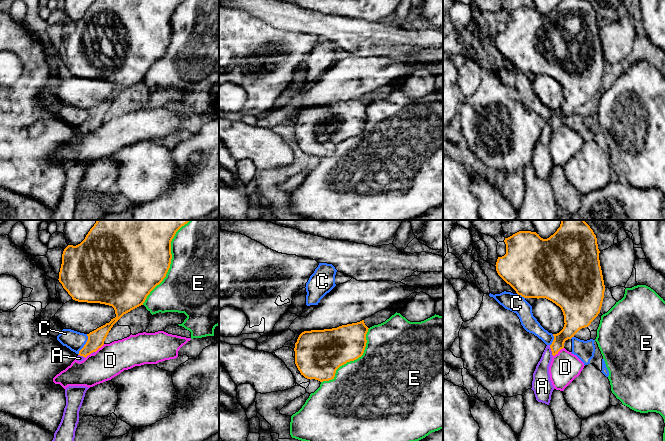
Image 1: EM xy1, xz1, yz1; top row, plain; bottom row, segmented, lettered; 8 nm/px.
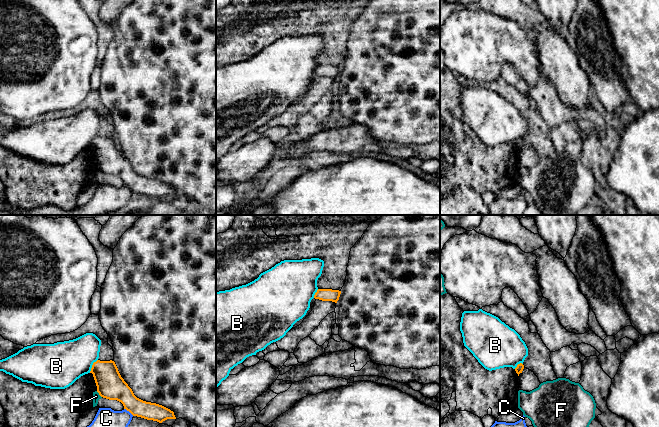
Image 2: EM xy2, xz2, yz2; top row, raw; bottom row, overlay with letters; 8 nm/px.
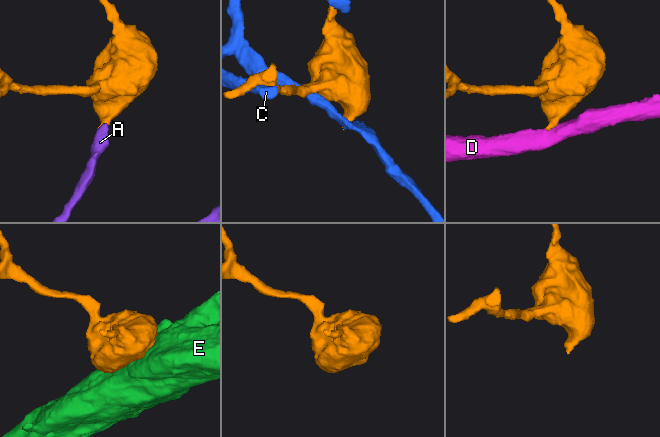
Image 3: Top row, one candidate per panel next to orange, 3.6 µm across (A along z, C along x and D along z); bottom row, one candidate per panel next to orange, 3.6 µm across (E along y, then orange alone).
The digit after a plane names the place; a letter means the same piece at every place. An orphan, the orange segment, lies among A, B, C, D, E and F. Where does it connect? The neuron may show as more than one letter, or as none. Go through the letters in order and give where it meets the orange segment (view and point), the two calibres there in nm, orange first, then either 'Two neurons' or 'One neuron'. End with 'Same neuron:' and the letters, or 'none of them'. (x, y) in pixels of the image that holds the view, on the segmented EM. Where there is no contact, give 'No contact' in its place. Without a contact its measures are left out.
A: Touches orange at yz1 (551, 350). Thickness 120 nm (orange) against 140 nm. One neuron
B: Touches orange at xy2 (92, 366). Thickness 220 nm (orange) against 360 nm. Two neurons
C: Touches orange at xy1 (85, 344). Thickness 140 nm (orange) against 160 nm. Two neurons
D: Touches orange at yz1 (558, 351). Thickness 140 nm (orange) against 240 nm. Two neurons
E: Touches orange at xy1 (170, 261). Thickness 500 nm (orange) against 480 nm. Two neurons
F: Touches orange at xy2 (99, 394). Thickness 220 nm (orange) against 60 nm. Two neurons
Same neuron: A

